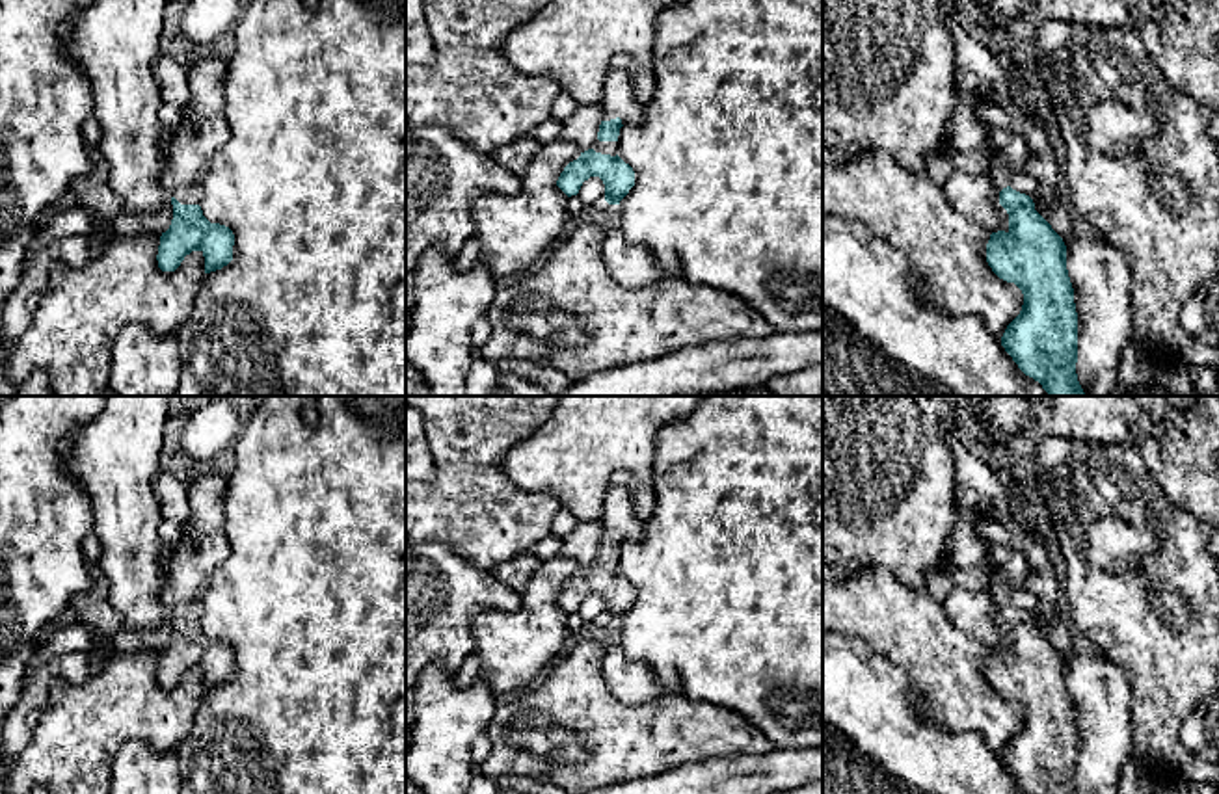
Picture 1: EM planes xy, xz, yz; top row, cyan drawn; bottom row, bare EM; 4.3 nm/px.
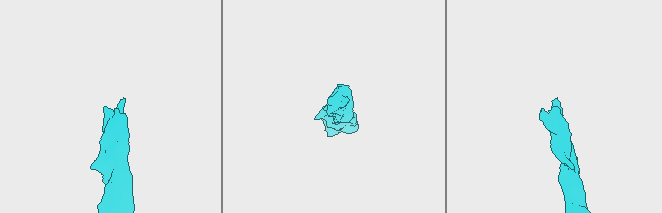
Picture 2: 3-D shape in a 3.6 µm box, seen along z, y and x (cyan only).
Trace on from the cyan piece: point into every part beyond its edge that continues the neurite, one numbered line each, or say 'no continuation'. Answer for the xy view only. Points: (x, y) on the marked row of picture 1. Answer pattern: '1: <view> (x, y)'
1: xy (187, 160)

